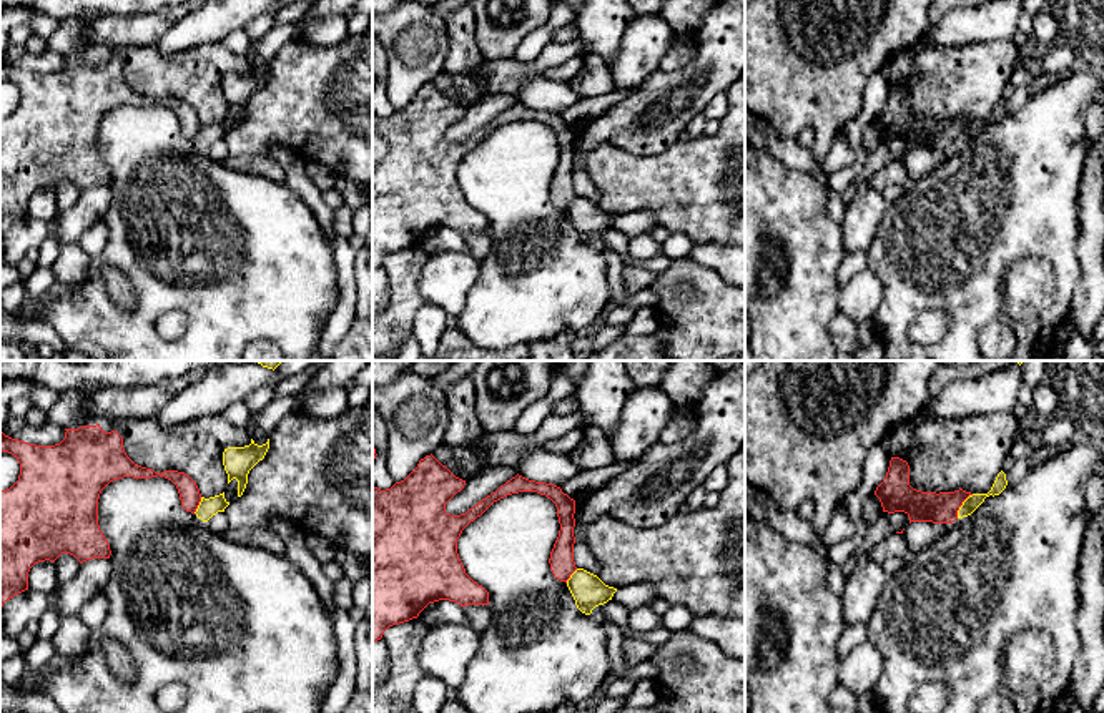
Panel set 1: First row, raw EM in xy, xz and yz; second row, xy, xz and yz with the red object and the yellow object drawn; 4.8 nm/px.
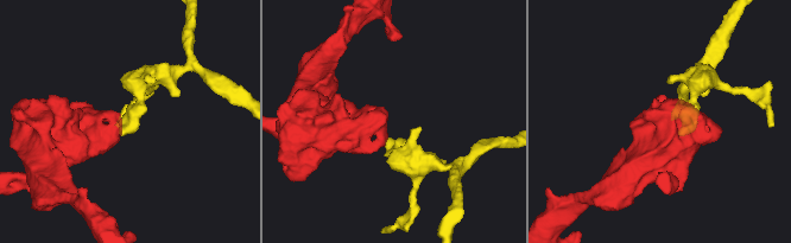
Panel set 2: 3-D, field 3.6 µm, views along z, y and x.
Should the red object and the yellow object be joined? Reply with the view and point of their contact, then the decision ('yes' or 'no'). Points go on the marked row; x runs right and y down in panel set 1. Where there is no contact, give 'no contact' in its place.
yz (961, 504) | no

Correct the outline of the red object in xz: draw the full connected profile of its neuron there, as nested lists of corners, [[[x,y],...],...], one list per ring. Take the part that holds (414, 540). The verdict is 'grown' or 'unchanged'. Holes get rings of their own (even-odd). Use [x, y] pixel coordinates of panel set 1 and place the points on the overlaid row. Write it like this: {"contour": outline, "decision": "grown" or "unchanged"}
{"contour": [[[432,454],[421,459],[417,467],[391,489],[381,490],[372,485],[372,642],[381,640],[389,627],[417,618],[429,603],[439,600],[456,602],[461,607],[489,605],[489,592],[466,573],[457,553],[457,538],[471,522],[507,495],[537,492],[555,504],[560,530],[549,558],[550,570],[565,583],[577,570],[574,562],[575,500],[560,487],[517,474],[466,514],[447,514],[446,504],[464,485],[466,480],[456,477]]], "decision": "unchanged"}

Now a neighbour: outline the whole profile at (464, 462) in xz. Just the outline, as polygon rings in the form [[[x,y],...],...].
[[[442,444],[432,455],[462,480],[474,477],[485,467],[474,447],[451,447]]]

